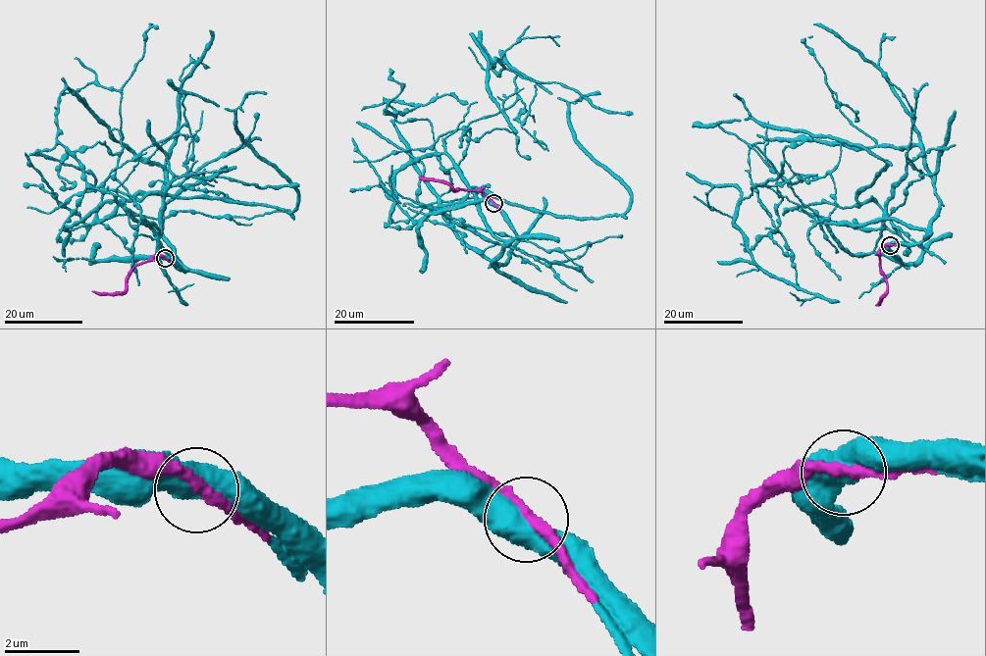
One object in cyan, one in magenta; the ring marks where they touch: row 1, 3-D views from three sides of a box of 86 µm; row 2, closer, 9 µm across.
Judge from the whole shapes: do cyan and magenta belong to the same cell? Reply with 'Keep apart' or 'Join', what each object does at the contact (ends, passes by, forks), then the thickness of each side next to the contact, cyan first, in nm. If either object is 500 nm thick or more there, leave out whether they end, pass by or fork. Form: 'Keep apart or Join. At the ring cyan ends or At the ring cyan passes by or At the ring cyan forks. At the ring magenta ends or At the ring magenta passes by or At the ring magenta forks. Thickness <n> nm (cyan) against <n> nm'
Join. Thickness 650 nm (cyan) against 260 nm

